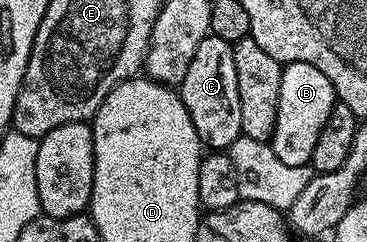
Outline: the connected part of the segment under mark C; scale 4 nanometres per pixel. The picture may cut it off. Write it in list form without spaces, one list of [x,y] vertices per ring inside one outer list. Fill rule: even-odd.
[[[212,33],[200,40],[196,52],[192,55],[192,64],[188,64],[188,72],[184,72],[180,93],[184,108],[188,108],[188,116],[192,116],[192,124],[203,147],[214,152],[226,152],[235,140],[243,137],[234,47],[228,40]]]

